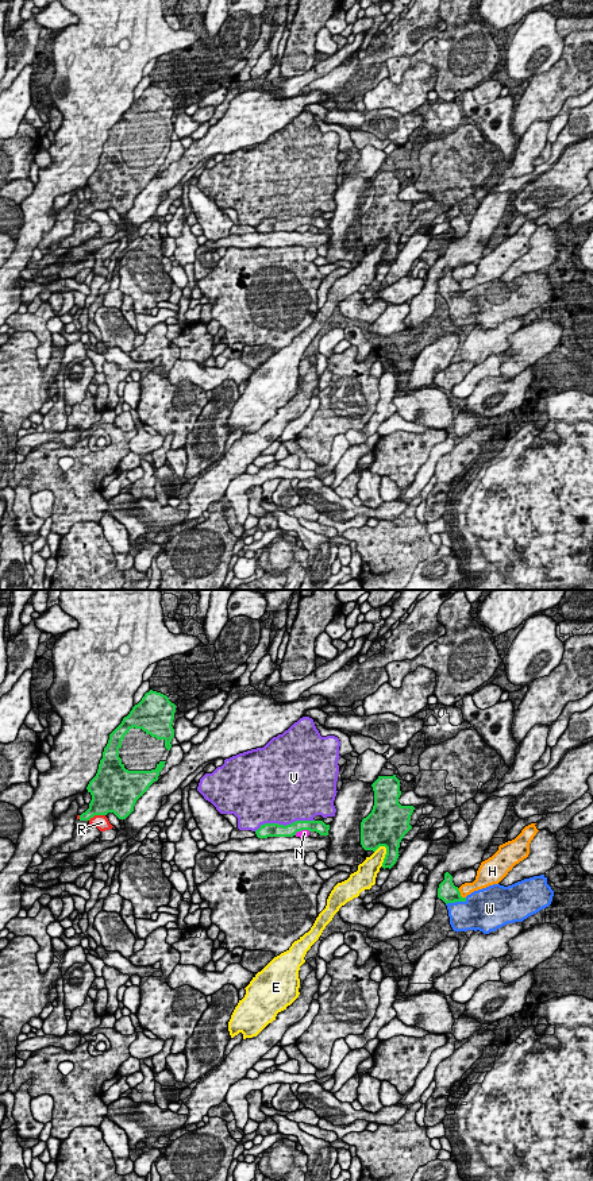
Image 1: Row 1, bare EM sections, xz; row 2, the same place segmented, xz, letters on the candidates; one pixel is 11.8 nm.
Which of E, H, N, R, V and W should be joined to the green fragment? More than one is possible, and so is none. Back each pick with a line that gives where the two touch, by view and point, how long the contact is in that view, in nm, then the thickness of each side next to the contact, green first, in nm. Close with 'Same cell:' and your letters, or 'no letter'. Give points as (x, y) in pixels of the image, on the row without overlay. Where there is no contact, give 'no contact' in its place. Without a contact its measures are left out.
W: contact xz (455, 296); length 260 nm; calibres 220 and 360 nm
Same cell: W

